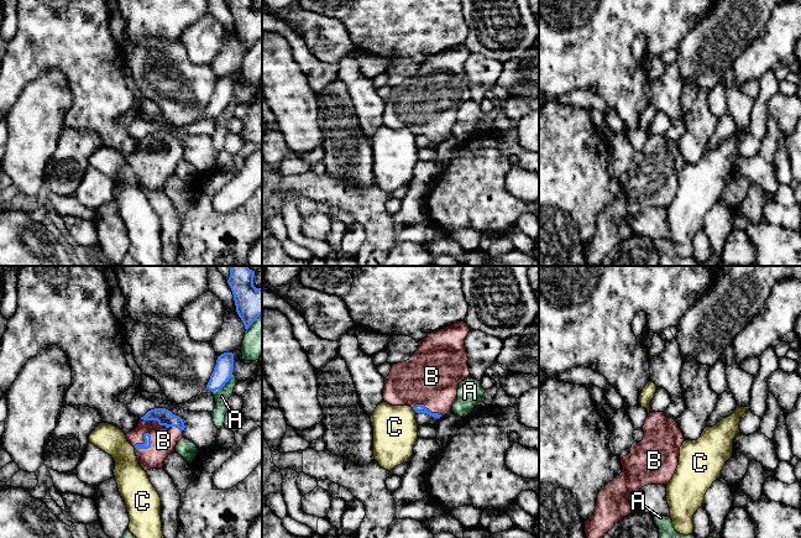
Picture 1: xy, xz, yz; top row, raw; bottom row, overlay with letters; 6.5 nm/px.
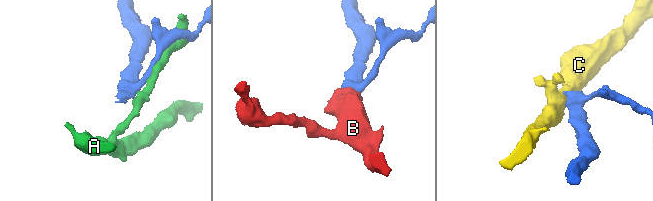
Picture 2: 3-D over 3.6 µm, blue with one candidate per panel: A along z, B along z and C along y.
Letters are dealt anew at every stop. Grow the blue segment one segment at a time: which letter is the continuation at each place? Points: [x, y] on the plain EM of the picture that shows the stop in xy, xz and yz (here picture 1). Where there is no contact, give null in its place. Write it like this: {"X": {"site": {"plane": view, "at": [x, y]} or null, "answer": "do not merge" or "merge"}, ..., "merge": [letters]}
{"A": {"site": {"plane": "xy", "at": [223, 109]}, "answer": "do not merge"}, "B": {"site": {"plane": "xy", "at": [144, 161]}, "answer": "merge"}, "C": {"site": {"plane": "xz", "at": [414, 132]}, "answer": "do not merge"}, "merge": ["B"]}

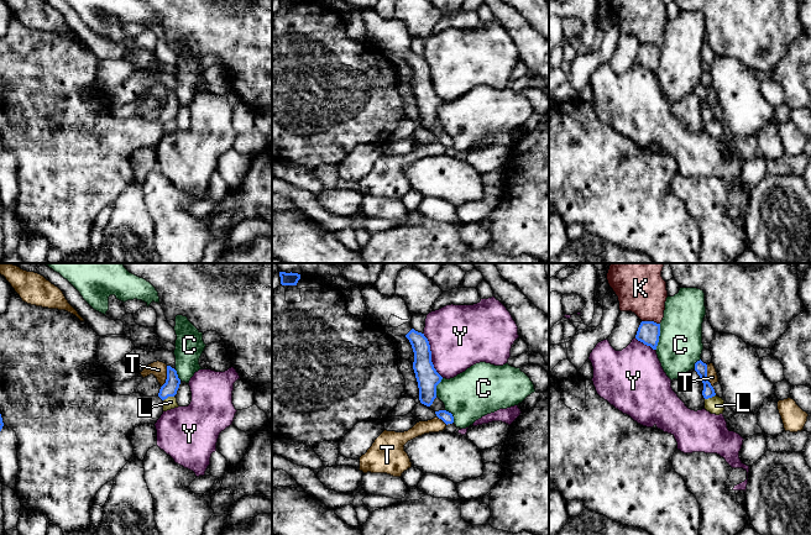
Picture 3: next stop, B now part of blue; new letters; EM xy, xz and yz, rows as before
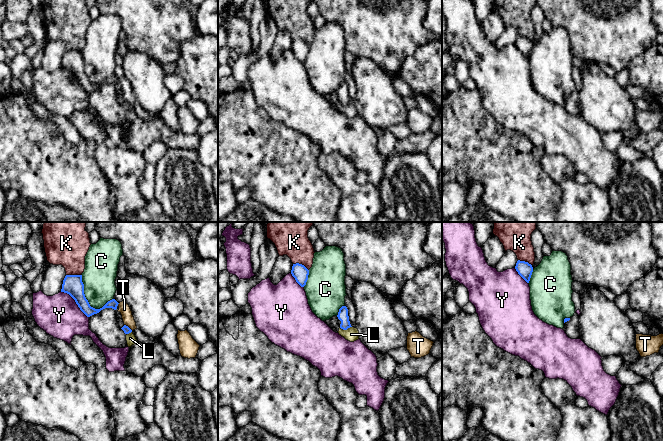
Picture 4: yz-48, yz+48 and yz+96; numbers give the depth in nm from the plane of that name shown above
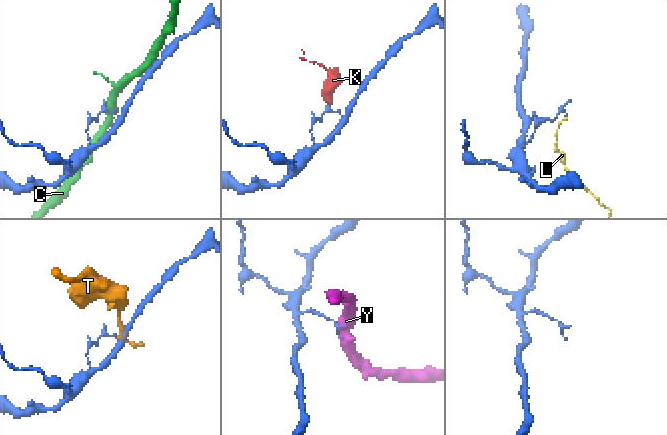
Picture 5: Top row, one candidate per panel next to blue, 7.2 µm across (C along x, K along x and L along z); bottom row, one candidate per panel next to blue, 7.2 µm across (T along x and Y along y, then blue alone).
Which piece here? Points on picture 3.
{"C": {"site": {"plane": "yz", "at": [658, 61]}, "answer": "do not merge"}, "K": {"site": {"plane": "yz", "at": [650, 45]}, "answer": "do not merge"}, "L": {"site": {"plane": "xy", "at": [168, 119]}, "answer": "do not merge"}, "T": {"site": {"plane": "yz", "at": [706, 99]}, "answer": "do not merge"}, "Y": {"site": {"plane": "xz", "at": [430, 78]}, "answer": "do not merge"}, "merge": []}

